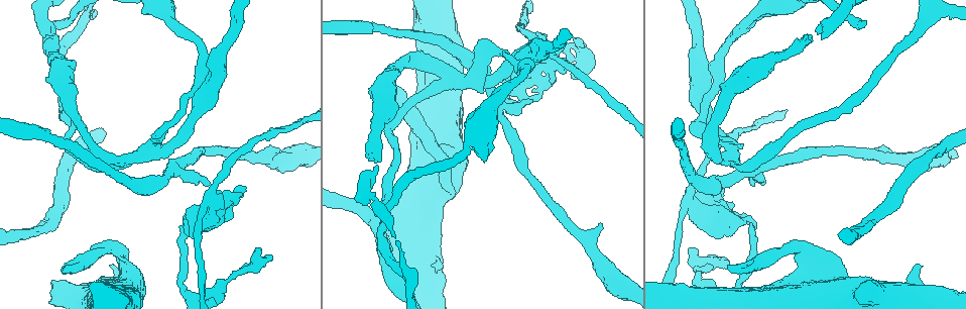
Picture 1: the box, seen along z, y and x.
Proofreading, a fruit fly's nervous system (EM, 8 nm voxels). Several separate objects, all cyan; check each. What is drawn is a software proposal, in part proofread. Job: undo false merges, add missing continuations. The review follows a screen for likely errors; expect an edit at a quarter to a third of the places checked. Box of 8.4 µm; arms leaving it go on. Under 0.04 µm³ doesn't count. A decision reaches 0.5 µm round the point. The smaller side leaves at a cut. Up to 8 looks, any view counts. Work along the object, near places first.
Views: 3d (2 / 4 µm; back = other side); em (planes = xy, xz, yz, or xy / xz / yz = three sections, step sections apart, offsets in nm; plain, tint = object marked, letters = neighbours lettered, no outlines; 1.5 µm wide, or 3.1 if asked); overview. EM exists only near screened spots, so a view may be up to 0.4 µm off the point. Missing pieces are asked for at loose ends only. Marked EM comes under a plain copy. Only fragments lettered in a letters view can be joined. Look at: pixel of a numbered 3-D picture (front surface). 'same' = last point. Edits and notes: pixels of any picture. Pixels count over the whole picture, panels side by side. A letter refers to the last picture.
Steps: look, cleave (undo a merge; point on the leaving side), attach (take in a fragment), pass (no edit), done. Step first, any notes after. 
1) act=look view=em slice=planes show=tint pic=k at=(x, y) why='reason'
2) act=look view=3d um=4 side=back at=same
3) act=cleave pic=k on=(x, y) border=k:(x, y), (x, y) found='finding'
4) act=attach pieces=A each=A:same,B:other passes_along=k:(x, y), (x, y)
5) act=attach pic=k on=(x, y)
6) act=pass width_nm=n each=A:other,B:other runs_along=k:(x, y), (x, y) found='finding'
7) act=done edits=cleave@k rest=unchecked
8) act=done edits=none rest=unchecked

act=look view=3d um=4 pic=1 at=(511, 100) why='thick turns thin'

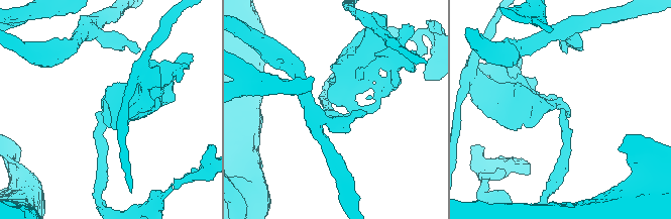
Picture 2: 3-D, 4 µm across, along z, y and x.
act=look view=em slice=planes show=tint pic=2 at=(333, 110)

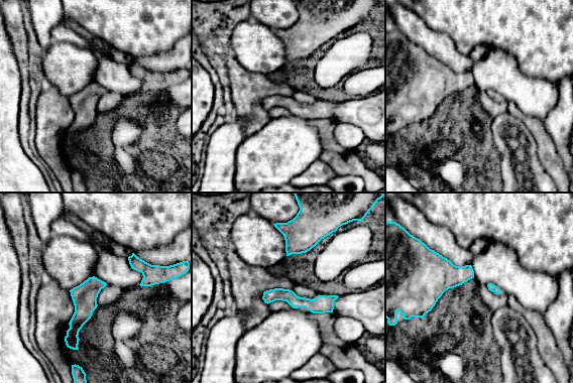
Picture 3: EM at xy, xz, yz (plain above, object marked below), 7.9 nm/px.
act=look view=em slice=planes show=letters at=same

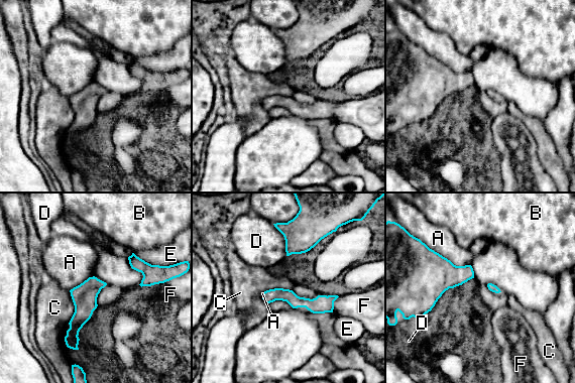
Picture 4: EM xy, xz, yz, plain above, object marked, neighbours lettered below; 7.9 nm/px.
act=pass longest_contact=A:380nm each=A:other,B:other,C:other,D:other,E:other,F:other runs_along=4:(94, 279), (75, 326), (74, 346) found='continuous, no second cell'

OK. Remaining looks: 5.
act=look view=3d um=2 pic=1 at=(707, 100)

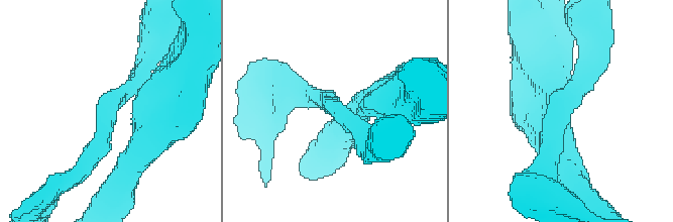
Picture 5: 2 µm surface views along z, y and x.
act=look view=em slice=planes show=letters pic=5 at=(564, 106) why='need the tissue'

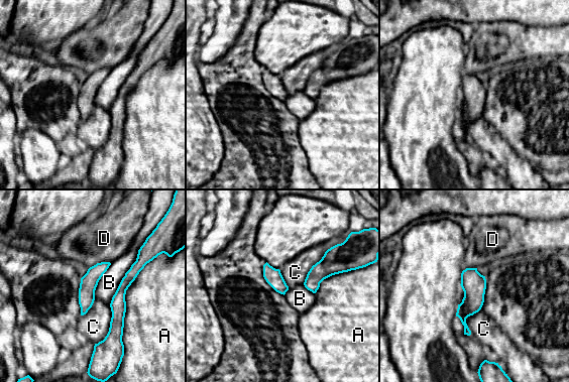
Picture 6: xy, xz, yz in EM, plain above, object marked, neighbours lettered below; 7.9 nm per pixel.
act=pass each=A:other,B:other,C:other,D:other border=6:(143, 242), (109, 303) found='one cell here'

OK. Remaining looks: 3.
act=look view=em slice=xz step=4 show=tint pic=1 at=(730, 160) why='three arms meet'

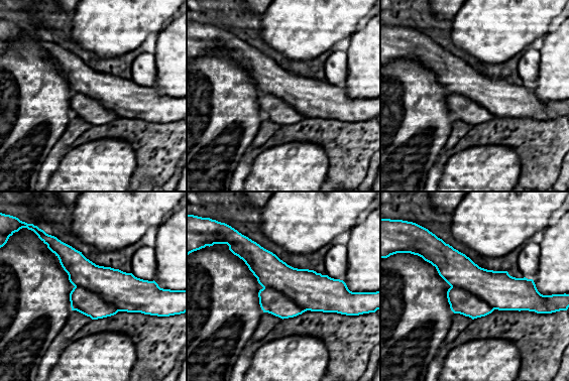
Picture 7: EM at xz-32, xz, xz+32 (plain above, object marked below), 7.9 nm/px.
act=look view=em slice=planes show=letters at=same

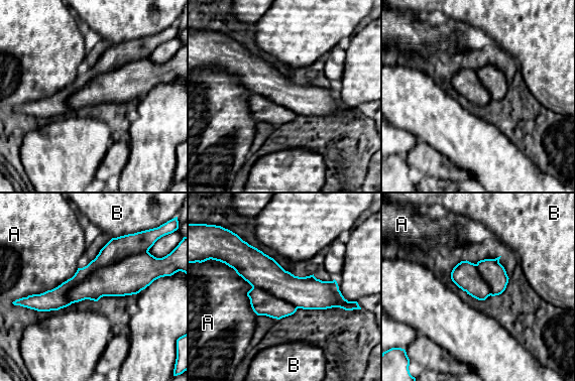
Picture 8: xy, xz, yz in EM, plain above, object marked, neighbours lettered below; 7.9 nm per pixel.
act=pass width_nm=300 each=A:other,B:other border=8:(220, 261), (251, 286), (257, 314) found='all the same cell'

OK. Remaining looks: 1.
act=done edits=none rest=unchecked

